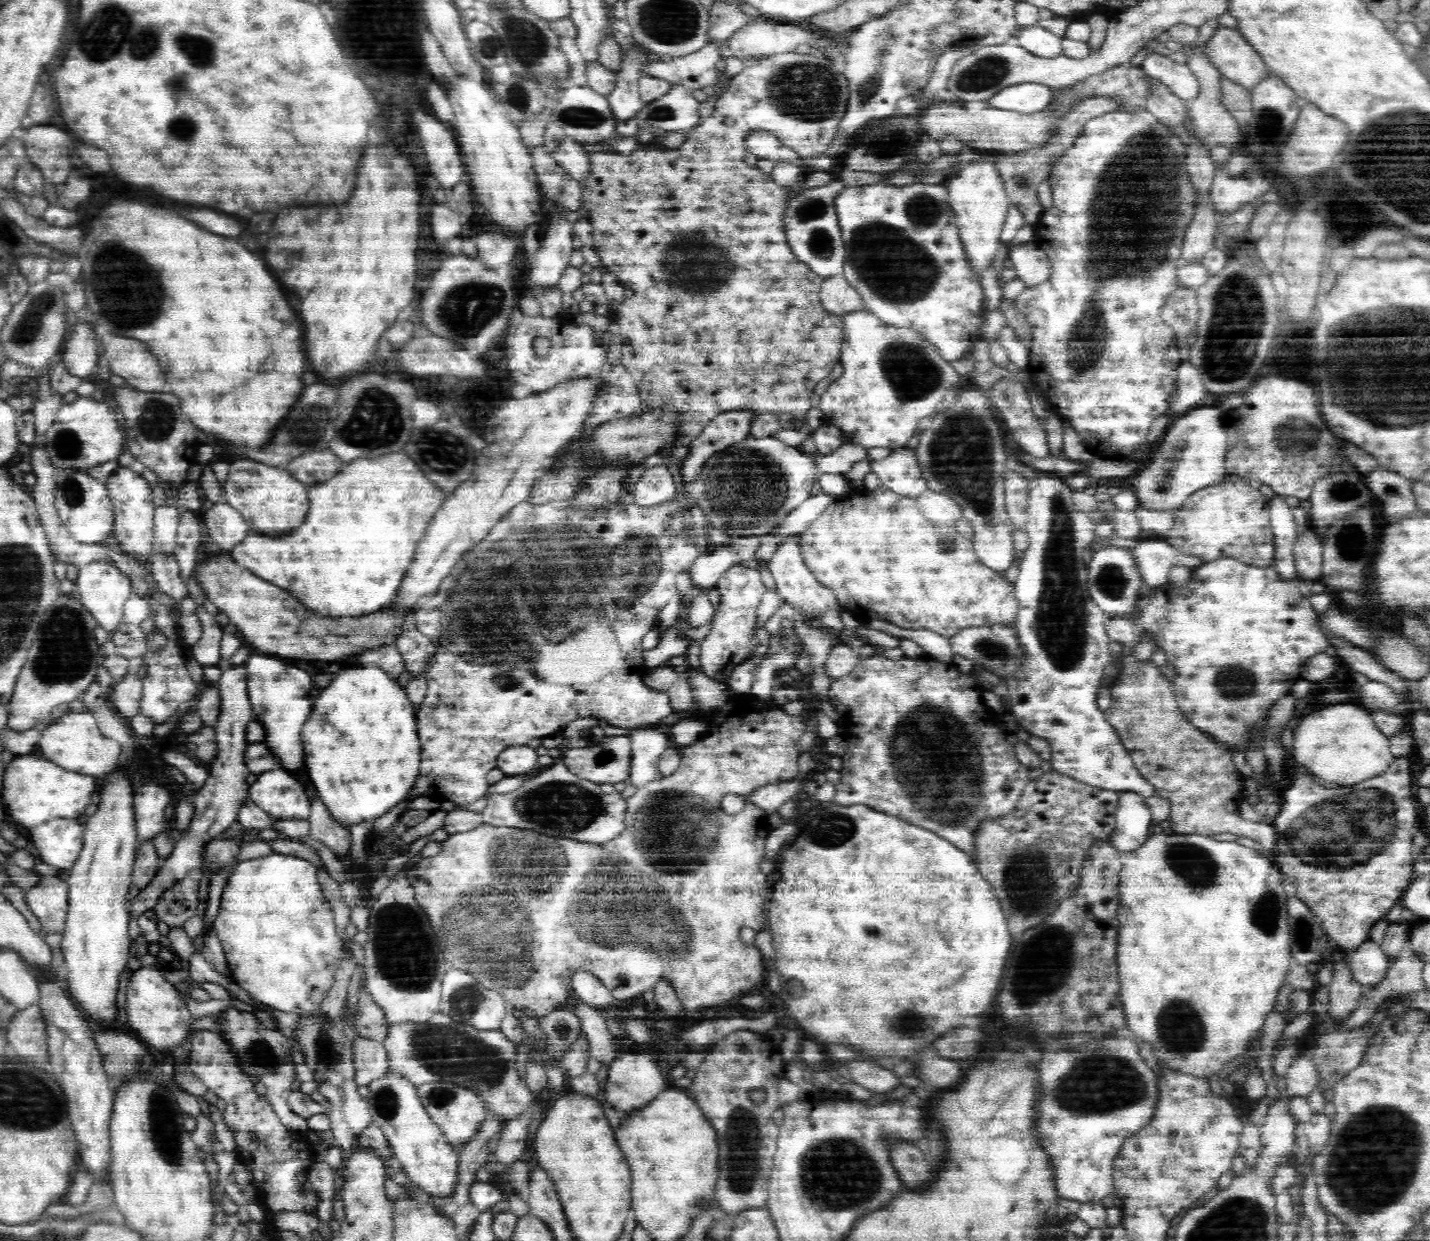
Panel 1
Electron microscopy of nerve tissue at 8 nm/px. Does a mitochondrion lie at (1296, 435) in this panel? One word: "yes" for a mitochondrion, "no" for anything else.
yes

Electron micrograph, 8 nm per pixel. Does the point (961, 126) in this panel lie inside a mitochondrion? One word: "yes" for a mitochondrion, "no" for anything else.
no

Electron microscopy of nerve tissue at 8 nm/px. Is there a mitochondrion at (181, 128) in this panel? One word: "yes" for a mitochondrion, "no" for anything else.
yes

